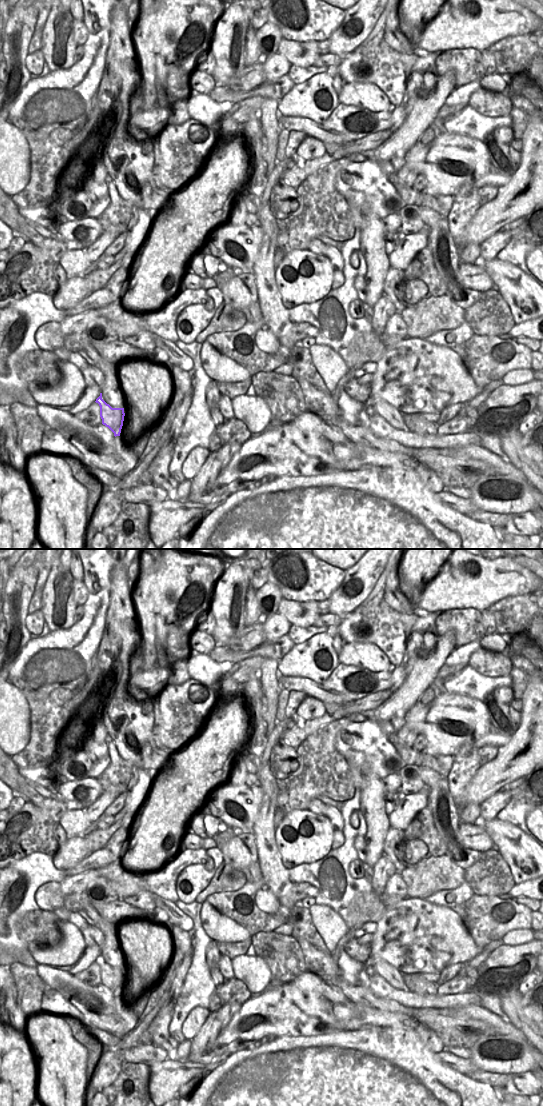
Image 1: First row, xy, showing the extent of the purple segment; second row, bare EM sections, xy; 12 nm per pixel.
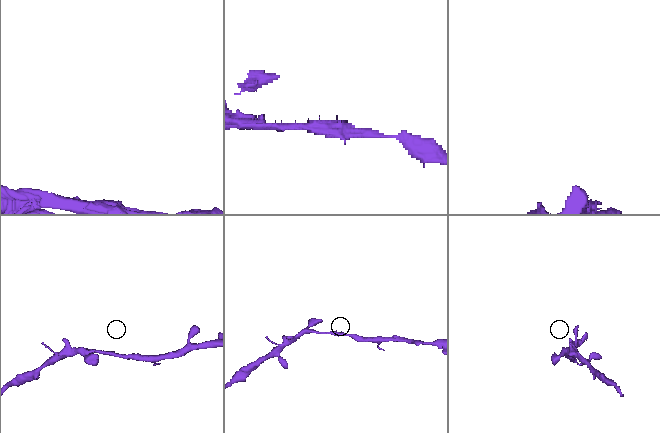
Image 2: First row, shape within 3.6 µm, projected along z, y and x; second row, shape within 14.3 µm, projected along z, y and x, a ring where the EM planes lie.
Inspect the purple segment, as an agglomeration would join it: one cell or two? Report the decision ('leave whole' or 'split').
leave whole

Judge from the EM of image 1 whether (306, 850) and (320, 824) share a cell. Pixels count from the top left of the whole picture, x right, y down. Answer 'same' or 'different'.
same

